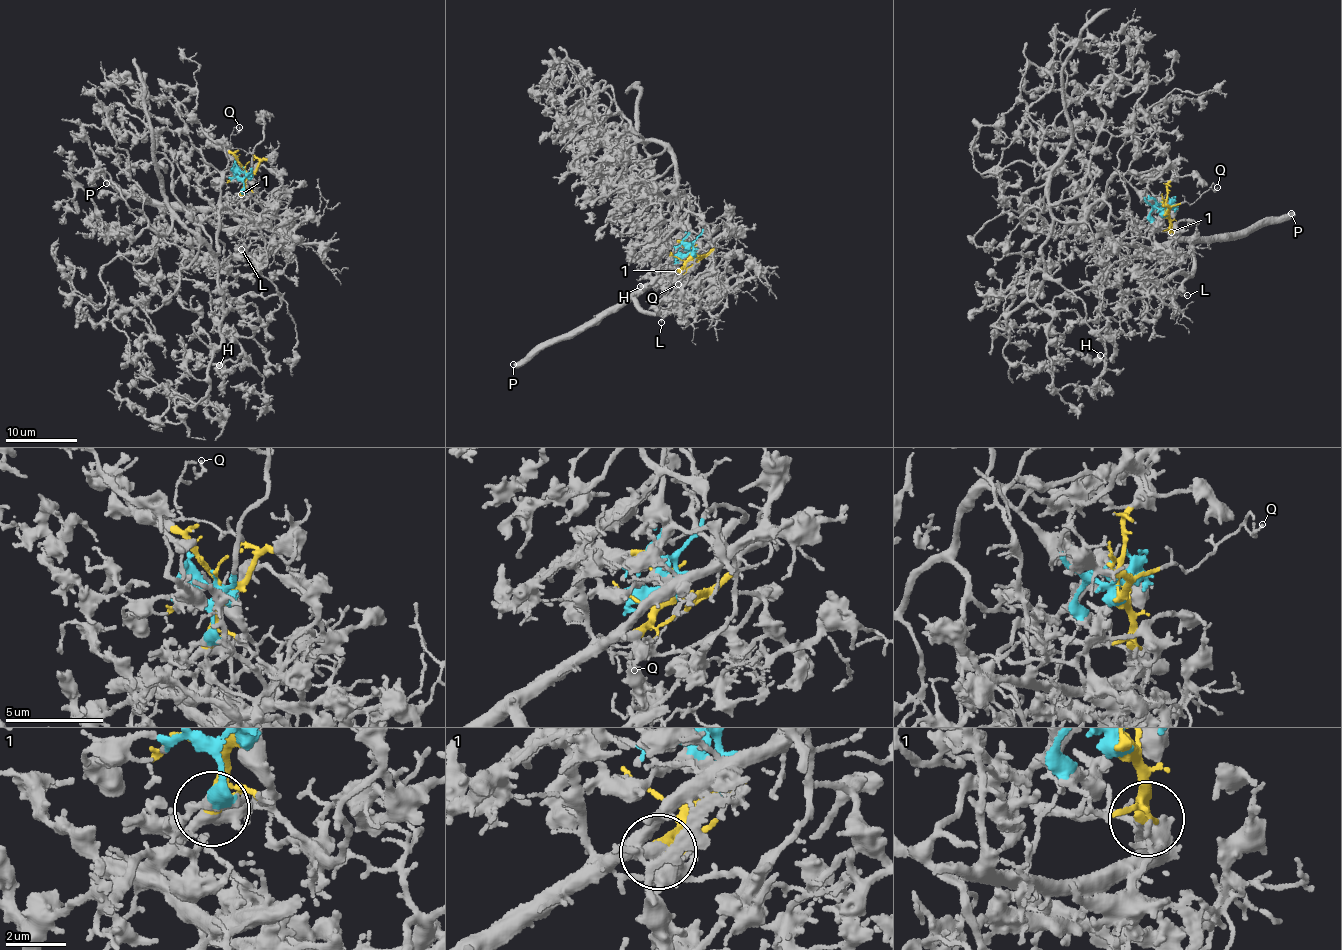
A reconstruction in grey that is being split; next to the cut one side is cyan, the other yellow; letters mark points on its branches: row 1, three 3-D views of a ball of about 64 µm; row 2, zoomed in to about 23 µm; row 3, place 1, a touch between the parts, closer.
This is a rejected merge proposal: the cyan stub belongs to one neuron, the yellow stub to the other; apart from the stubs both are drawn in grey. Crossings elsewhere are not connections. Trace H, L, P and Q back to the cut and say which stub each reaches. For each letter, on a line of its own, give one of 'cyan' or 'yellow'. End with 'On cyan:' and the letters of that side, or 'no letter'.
H: cyan
L: yellow
P: yellow
Q: yellow
On cyan: H

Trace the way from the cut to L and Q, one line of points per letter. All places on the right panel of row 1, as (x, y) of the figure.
L: (1164, 210), (1172, 237), (1189, 243), (1193, 265), (1189, 277), (1178, 287), (1179, 293), (1187, 296)
Q: (1164, 210), (1184, 202), (1192, 204), (1210, 188), (1217, 186)

